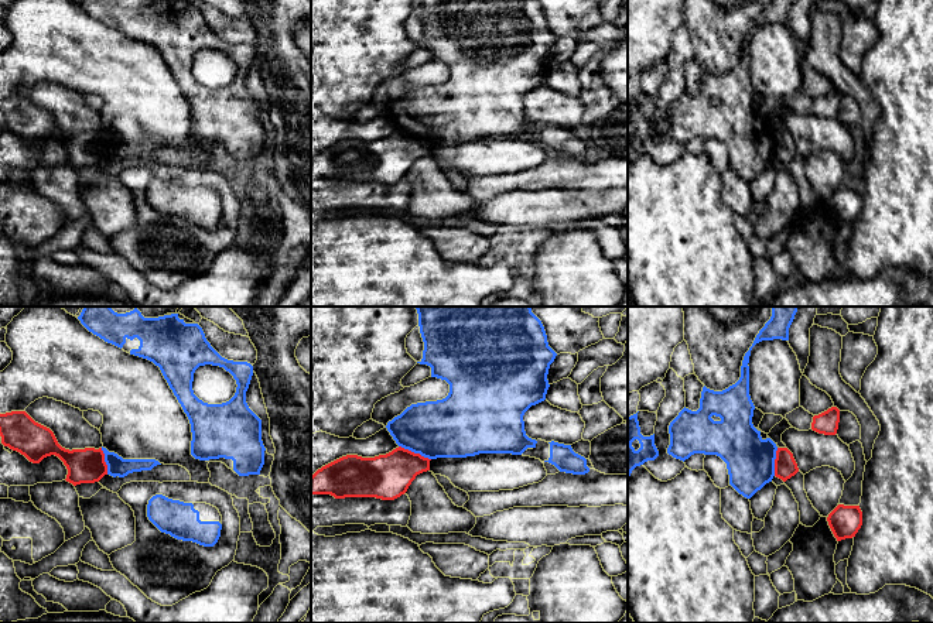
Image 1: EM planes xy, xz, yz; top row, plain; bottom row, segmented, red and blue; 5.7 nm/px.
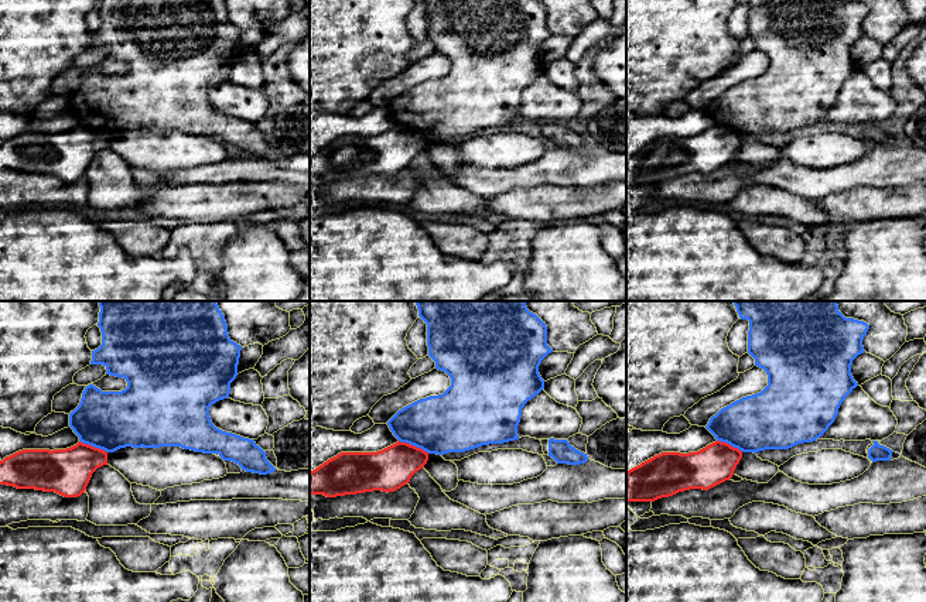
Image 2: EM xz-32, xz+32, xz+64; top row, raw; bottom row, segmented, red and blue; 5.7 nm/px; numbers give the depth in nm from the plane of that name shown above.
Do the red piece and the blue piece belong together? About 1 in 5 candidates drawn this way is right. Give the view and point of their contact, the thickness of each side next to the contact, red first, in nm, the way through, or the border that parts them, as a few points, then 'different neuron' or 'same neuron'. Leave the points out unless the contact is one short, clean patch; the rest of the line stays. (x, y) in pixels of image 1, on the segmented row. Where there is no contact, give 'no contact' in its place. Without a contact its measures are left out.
xz (413, 452) | 260/340 nm | along xz (399, 445), (430, 459) | different neuron

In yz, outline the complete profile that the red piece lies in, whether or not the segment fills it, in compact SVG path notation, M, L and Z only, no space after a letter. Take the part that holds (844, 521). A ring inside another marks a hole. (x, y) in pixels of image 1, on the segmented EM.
M838 504L827 521L837 541L852 538L862 526L862 511L859 506Z

